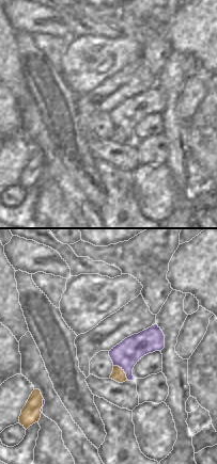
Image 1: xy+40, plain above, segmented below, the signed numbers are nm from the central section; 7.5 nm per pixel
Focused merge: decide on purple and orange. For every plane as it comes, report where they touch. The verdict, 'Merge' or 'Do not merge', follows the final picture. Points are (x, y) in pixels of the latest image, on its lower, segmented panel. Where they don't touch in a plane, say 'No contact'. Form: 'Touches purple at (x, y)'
Touches purple at (122, 369)

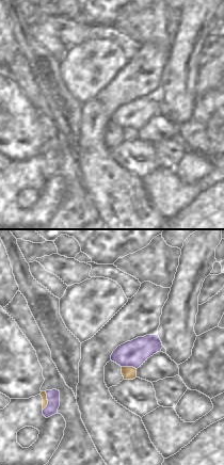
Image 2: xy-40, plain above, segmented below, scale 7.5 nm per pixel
Touches purple at (48, 401)

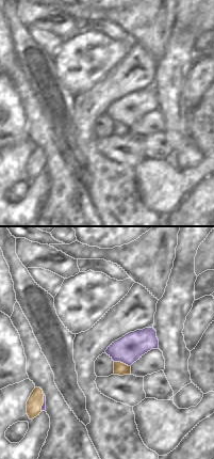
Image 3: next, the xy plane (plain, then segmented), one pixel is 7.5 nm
Touches purple at (122, 362)

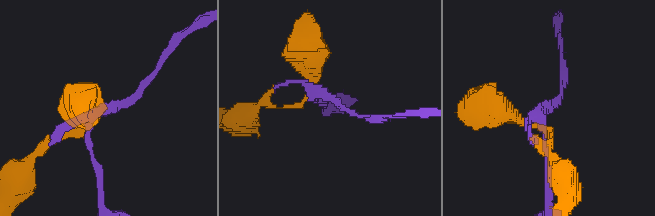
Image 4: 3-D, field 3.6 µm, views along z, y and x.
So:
Merge

